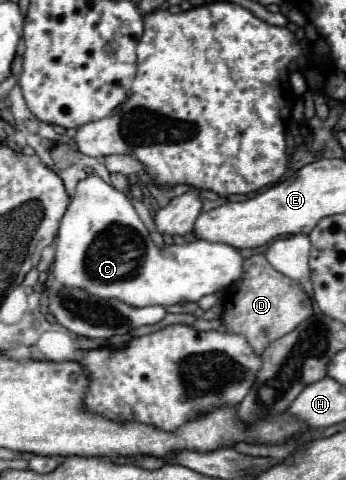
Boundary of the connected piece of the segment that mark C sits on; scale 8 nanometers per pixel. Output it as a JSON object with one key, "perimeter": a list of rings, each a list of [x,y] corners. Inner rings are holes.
{"perimeter":[[[91,174],[77,184],[77,192],[71,198],[65,216],[61,218],[53,276],[63,286],[83,288],[85,292],[99,298],[117,298],[129,306],[171,306],[183,300],[199,302],[207,294],[215,294],[217,290],[229,288],[233,282],[239,282],[243,262],[245,258],[237,248],[227,244],[211,244],[205,240],[193,240],[181,246],[163,246],[163,250],[159,250],[153,244],[143,220],[135,212],[131,200],[97,174]]]}

